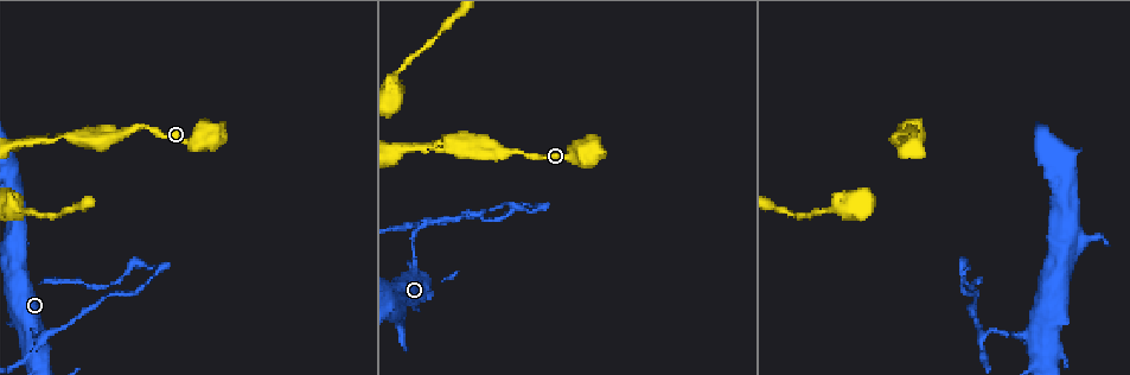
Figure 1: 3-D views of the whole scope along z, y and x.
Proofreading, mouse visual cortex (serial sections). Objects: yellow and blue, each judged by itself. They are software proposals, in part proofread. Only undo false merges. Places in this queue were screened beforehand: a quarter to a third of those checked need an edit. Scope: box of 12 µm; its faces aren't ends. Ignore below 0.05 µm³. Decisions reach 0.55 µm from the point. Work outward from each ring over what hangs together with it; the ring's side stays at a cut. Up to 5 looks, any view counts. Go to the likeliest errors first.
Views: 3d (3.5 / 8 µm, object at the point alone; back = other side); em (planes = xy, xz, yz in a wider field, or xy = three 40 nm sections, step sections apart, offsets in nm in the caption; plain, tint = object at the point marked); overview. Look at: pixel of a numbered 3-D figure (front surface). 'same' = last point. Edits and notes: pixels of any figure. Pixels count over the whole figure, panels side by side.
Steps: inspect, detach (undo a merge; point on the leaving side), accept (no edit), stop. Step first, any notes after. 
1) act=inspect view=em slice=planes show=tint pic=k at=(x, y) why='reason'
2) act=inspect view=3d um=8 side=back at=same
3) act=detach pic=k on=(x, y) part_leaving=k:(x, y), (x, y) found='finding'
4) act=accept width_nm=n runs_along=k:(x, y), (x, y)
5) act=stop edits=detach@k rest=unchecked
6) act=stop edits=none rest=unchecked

act=inspect view=3d um=3.5 pic=1 at=(1024, 337) why='sudden change in width'

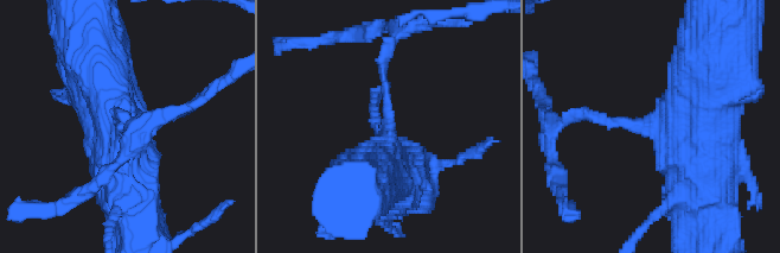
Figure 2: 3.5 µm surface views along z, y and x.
act=inspect view=em slice=xy step=1 show=tint pic=2 at=(653, 120)

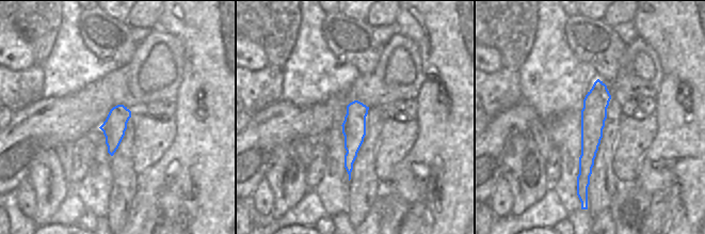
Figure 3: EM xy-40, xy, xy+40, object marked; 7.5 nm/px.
act=accept arm_widths_nm=150,800 runs_along=2:(709, 82), (684, 122), (579, 115) found='all the same cell'

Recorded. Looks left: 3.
act=inspect view=3d um=3.5 pic=1 at=(524, 153) why='narrows sharply'

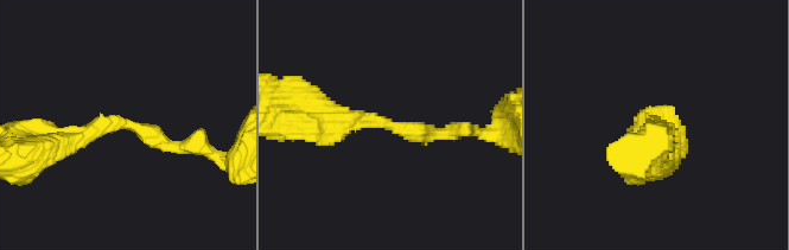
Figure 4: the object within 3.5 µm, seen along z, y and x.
act=inspect view=em slice=xy step=5 show=tint pic=4 at=(386, 122) arm_widths_nm=200,300

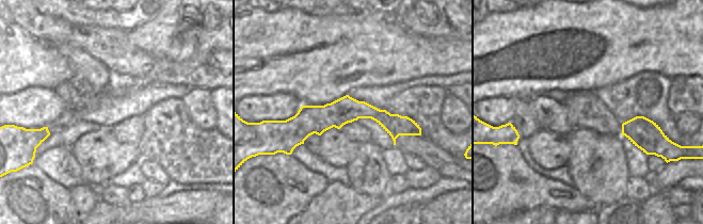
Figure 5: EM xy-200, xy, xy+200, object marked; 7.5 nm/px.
act=accept runs_along=4:(456, 129), (430, 135), (313, 111) found='continuous, no second cell'

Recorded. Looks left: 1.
act=stop edits=none rest=unchecked

